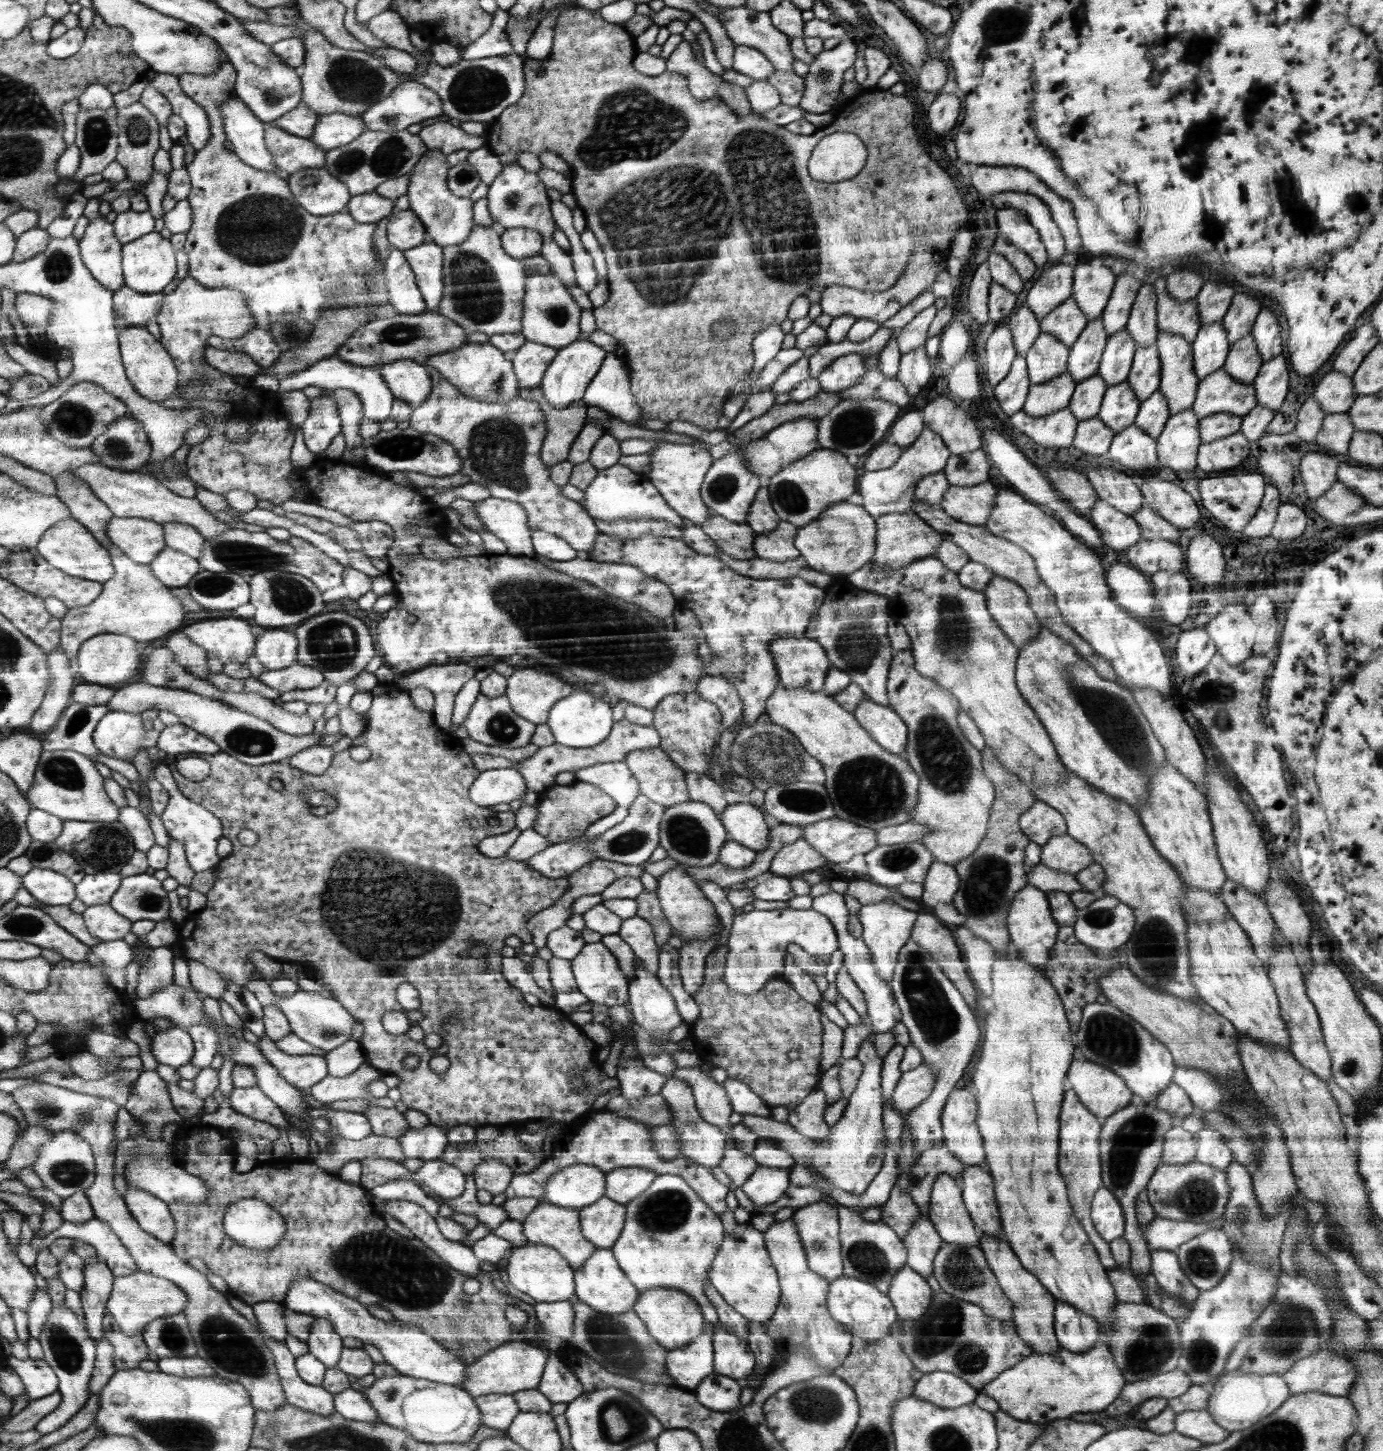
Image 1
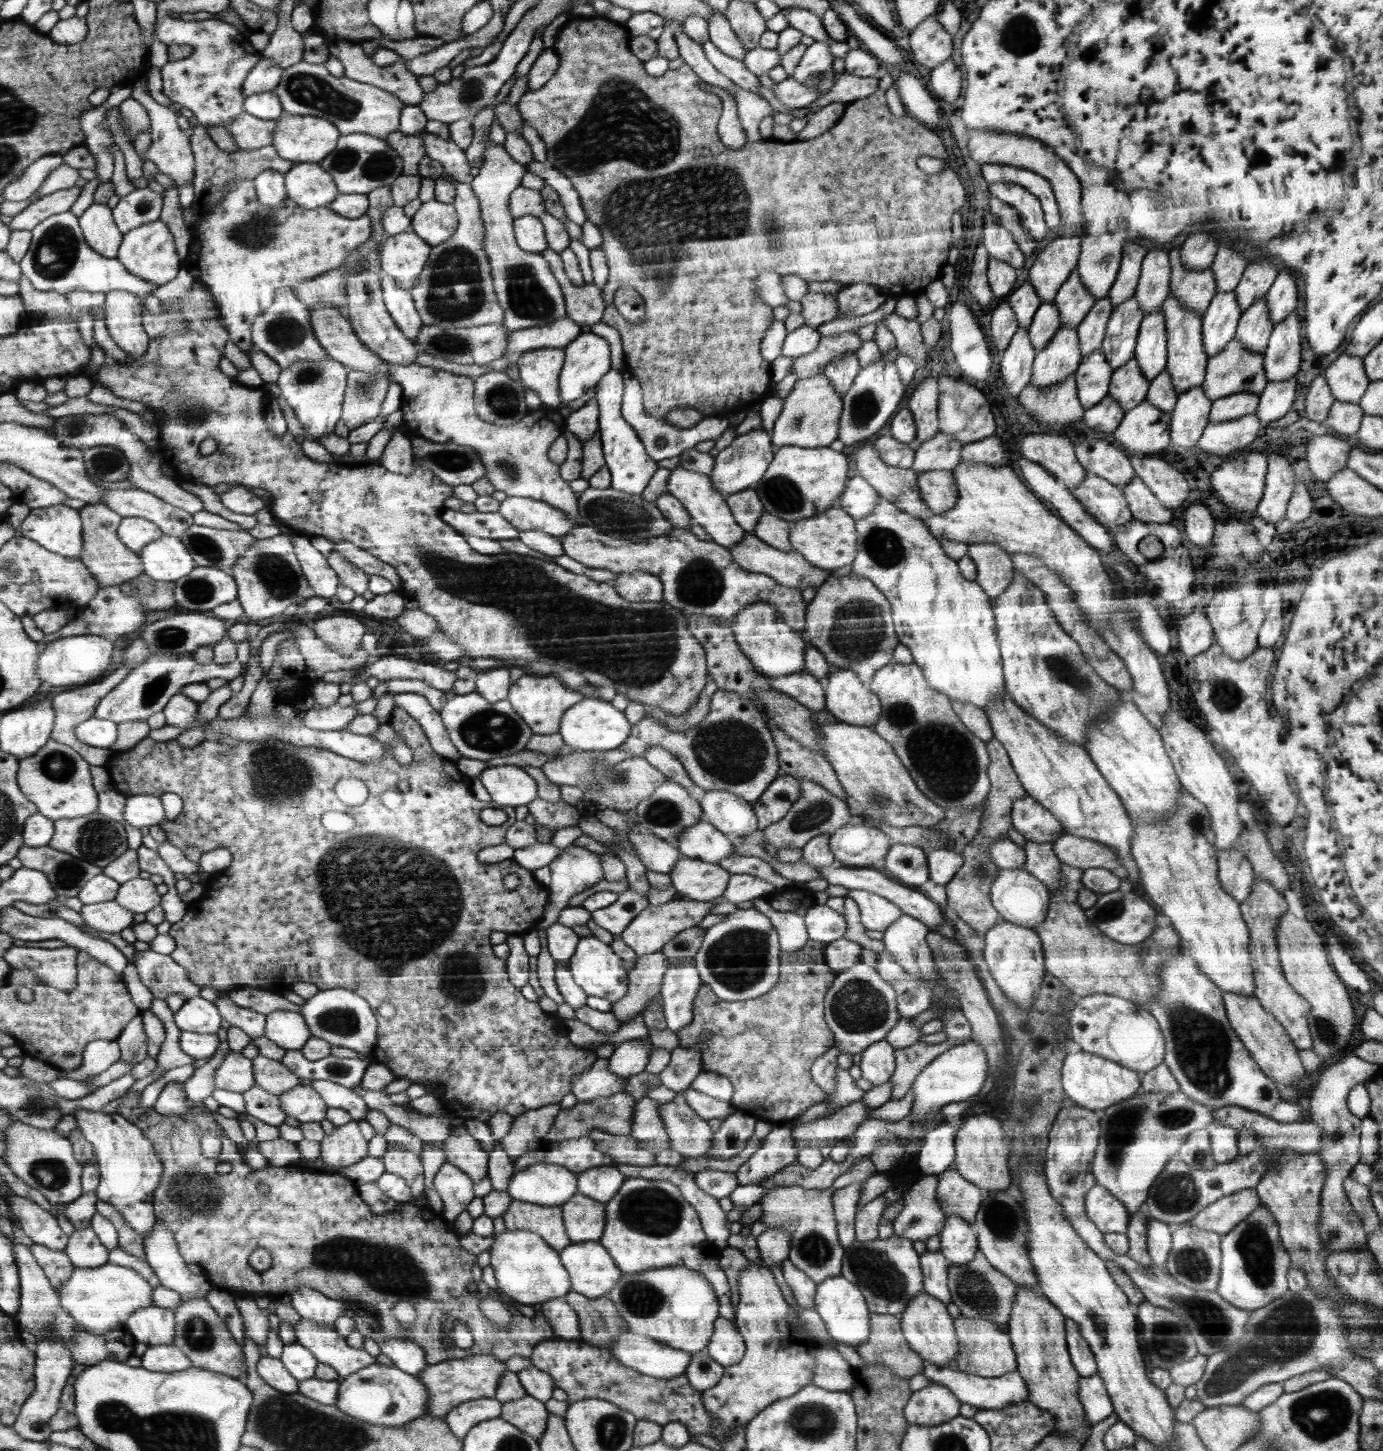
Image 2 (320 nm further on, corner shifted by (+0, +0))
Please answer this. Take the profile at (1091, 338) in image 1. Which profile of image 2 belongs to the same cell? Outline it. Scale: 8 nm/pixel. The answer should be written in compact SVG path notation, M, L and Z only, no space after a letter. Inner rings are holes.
M1108 296L1096 300L1094 306L1086 313L1084 320L1075 328L1082 358L1090 356L1092 352L1101 348L1113 307Z

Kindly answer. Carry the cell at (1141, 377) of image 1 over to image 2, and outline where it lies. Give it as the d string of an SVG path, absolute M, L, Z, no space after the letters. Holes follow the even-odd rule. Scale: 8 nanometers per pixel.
M1162 308L1144 315L1134 352L1134 360L1148 381L1154 380L1167 366L1167 334Z

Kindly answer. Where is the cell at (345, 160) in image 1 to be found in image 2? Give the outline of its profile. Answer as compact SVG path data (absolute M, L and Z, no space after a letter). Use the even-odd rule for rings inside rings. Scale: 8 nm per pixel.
M353 132L340 135L337 145L318 162L334 179L340 193L368 194L375 188L391 185L403 174L403 157L383 138Z

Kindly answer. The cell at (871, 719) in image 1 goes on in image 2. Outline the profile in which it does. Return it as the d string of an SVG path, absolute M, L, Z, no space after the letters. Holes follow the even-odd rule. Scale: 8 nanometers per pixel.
M832 669L823 680L825 709L838 721L872 726L882 715L881 700L850 669Z

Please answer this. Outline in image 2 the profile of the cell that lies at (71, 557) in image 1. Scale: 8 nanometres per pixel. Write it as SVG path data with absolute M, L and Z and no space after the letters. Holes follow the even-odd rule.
M70 506L34 509L24 520L22 532L52 552L79 560L83 528L79 512Z

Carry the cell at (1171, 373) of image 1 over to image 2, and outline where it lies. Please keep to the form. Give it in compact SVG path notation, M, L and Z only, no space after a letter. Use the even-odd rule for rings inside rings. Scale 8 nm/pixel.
M1174 295L1168 298L1161 306L1166 325L1167 334L1167 366L1166 372L1172 380L1172 386L1176 393L1184 394L1192 388L1201 387L1205 380L1207 361L1209 360L1204 352L1202 336L1201 314L1186 308Z

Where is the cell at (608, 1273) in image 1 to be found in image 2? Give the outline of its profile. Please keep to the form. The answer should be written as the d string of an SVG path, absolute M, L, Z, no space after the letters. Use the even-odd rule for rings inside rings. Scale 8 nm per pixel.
M599 1241L572 1243L559 1255L570 1273L571 1291L591 1299L607 1296L624 1273Z

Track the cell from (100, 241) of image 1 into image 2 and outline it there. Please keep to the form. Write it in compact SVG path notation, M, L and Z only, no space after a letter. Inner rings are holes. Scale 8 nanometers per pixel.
M92 203L80 214L79 224L87 243L97 253L117 258L123 242L123 233L115 223L112 210L107 204Z

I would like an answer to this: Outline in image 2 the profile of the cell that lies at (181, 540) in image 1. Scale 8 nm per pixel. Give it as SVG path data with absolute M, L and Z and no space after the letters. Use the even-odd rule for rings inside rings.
M110 489L104 500L100 500L99 504L108 506L108 509L115 510L123 517L142 517L151 520L159 525L163 534L181 537L186 534L194 524L194 515L183 509L177 508L175 505L168 504L167 501L161 500L159 497L153 496L151 493L136 489Z

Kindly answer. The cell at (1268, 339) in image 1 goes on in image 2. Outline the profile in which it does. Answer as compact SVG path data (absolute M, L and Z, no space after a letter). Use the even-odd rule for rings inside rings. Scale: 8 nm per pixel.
M1279 272L1264 298L1273 326L1281 323L1292 311L1296 310L1298 302L1296 276L1289 272Z

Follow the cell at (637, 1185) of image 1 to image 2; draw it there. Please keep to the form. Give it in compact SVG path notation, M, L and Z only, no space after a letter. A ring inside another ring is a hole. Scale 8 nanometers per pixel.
M616 1166L594 1167L578 1174L578 1194L606 1204L618 1194L626 1180Z

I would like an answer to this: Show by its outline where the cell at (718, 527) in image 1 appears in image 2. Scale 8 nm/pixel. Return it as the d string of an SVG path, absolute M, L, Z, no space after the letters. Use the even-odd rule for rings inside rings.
M747 532L743 539L735 544L730 551L731 555L744 569L750 572L767 573L768 576L774 577L780 584L787 585L790 588L798 588L800 591L806 590L806 588L817 589L830 576L830 571L818 568L798 552L778 550L754 536L752 532Z

